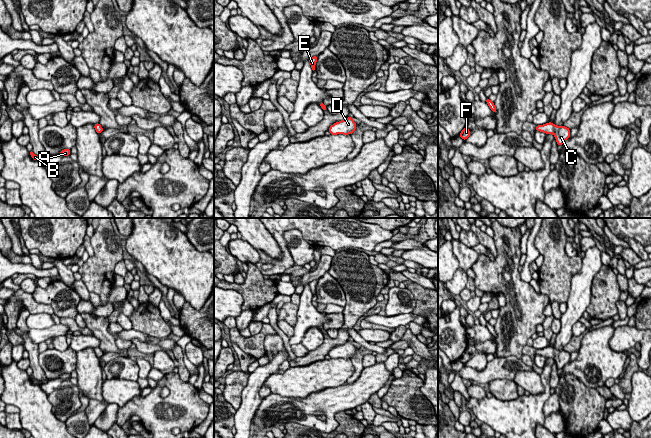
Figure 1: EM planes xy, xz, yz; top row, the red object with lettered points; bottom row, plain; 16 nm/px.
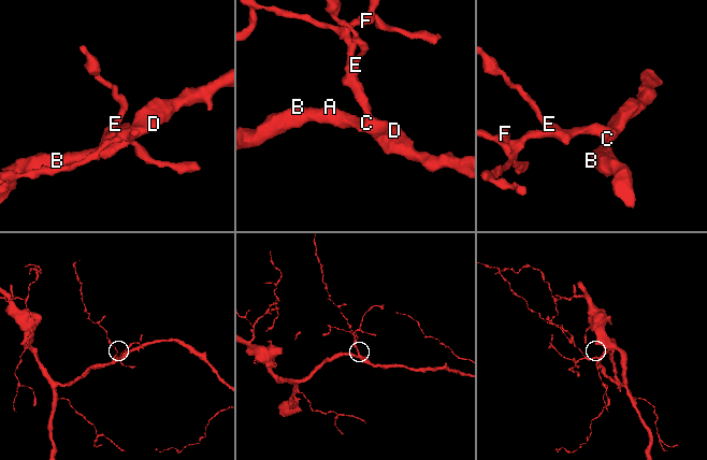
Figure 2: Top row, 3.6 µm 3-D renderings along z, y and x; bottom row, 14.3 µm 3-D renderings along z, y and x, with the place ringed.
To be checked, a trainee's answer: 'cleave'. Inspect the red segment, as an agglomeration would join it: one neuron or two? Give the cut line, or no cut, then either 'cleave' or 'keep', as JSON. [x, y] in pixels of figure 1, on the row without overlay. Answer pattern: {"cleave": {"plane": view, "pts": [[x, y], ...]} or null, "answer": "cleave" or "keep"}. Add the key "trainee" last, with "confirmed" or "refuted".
{"cleave": null, "answer": "keep", "trainee": "refuted"}

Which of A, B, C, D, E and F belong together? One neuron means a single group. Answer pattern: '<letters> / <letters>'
A B C D E F

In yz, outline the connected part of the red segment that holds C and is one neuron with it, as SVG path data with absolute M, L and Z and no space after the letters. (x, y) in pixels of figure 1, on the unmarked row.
M552 346L544 349L538 349L536 355L541 355L546 358L553 358L556 362L557 369L562 369L570 361L570 353L565 350L556 350Z

